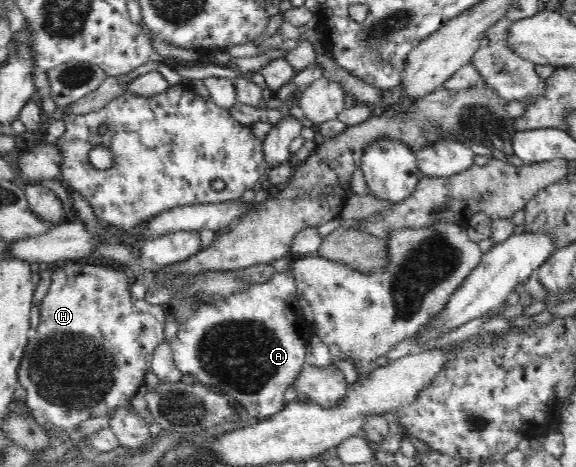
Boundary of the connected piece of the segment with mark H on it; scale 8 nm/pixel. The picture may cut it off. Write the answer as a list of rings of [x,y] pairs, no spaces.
[[[68,259],[52,266],[51,284],[39,308],[39,325],[36,331],[31,334],[28,344],[24,348],[24,354],[22,354],[22,361],[20,362],[17,374],[20,385],[27,393],[25,405],[34,412],[35,421],[41,427],[44,427],[45,430],[58,431],[60,433],[60,439],[68,437],[78,427],[80,422],[95,417],[107,417],[118,406],[127,403],[130,404],[130,399],[138,392],[140,386],[144,384],[144,378],[149,368],[151,368],[154,348],[162,340],[165,340],[164,330],[166,328],[164,324],[166,324],[166,312],[164,312],[164,308],[162,308],[162,305],[154,305],[147,301],[136,302],[136,300],[132,299],[130,297],[132,281],[133,278],[130,273],[119,265],[108,267]]]

